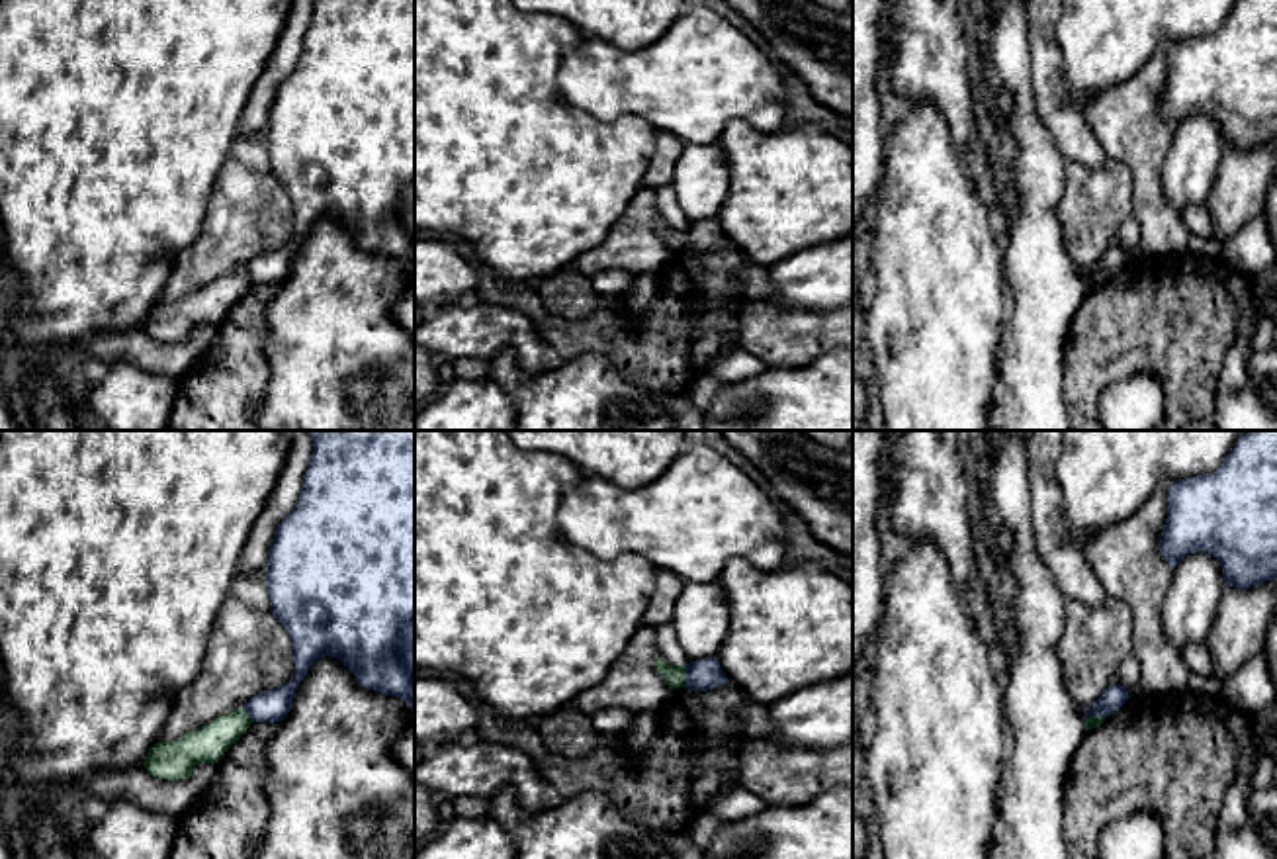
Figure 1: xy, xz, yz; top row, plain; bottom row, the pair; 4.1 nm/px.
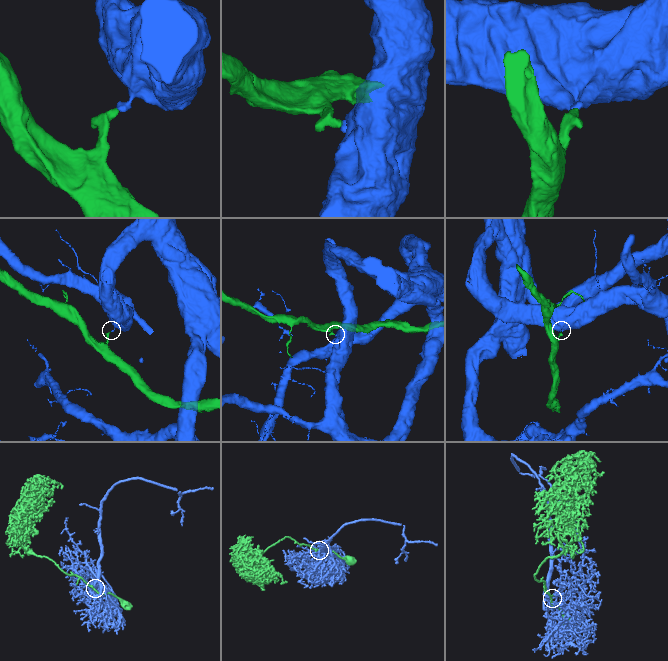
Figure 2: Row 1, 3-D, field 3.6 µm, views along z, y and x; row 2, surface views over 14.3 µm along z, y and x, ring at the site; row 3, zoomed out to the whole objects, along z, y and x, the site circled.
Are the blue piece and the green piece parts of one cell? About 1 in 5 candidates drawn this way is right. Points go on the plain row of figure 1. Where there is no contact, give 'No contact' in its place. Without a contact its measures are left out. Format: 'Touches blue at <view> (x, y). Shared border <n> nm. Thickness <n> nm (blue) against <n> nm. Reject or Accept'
Touches blue at xz (687, 237). Shared border 100 nm. Thickness 130 nm (blue) against 100 nm. Reject

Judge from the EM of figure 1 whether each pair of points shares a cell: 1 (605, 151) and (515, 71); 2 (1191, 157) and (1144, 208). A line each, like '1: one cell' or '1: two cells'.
1: one cell
2: two cells

